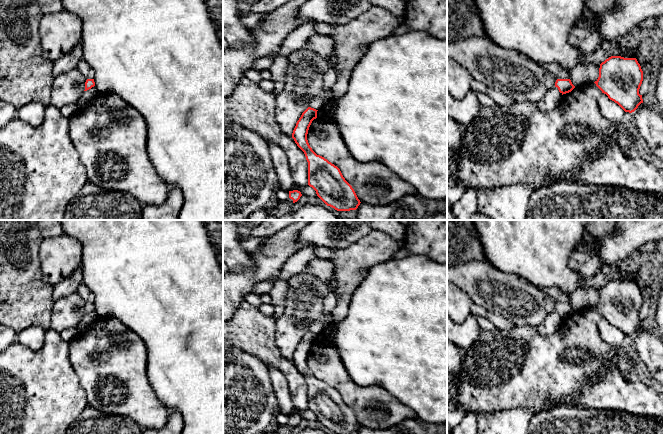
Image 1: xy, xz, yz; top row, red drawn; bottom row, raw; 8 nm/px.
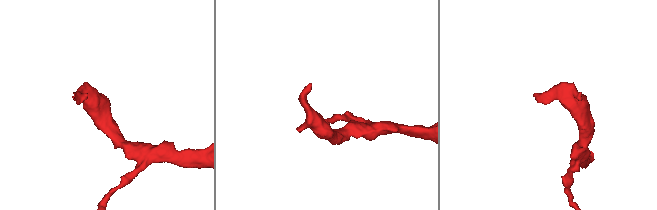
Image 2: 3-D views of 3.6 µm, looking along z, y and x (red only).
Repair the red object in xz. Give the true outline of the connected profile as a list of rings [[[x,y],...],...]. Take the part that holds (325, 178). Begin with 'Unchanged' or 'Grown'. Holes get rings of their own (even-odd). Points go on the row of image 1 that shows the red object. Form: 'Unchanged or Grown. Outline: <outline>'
Unchanged. Outline: [[[308,107],[297,121],[292,133],[292,138],[304,152],[308,162],[308,185],[327,206],[337,211],[356,210],[361,202],[340,169],[317,155],[308,143],[308,130],[312,121],[317,118],[317,111]]]

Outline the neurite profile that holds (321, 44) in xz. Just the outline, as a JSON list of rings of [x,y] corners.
[[[314,34],[309,42],[311,49],[321,57],[328,58],[333,53],[333,42],[329,35]]]

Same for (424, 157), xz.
[[[411,30],[402,35],[390,35],[369,44],[368,50],[355,65],[349,79],[348,90],[340,99],[329,99],[320,109],[323,118],[333,121],[351,155],[361,163],[380,162],[388,166],[401,179],[411,184],[422,197],[447,201],[447,38],[438,39],[424,31]]]

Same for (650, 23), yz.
[[[651,17],[646,20],[644,20],[639,27],[639,30],[642,30],[643,32],[647,33],[648,31],[654,29],[656,26],[656,19]]]

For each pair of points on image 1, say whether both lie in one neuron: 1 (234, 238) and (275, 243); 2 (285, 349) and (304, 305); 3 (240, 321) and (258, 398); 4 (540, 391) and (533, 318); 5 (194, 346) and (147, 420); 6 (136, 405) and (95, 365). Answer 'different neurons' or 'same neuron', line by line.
1: different neurons
2: same neuron
3: different neurons
4: different neurons
5: different neurons
6: same neuron

